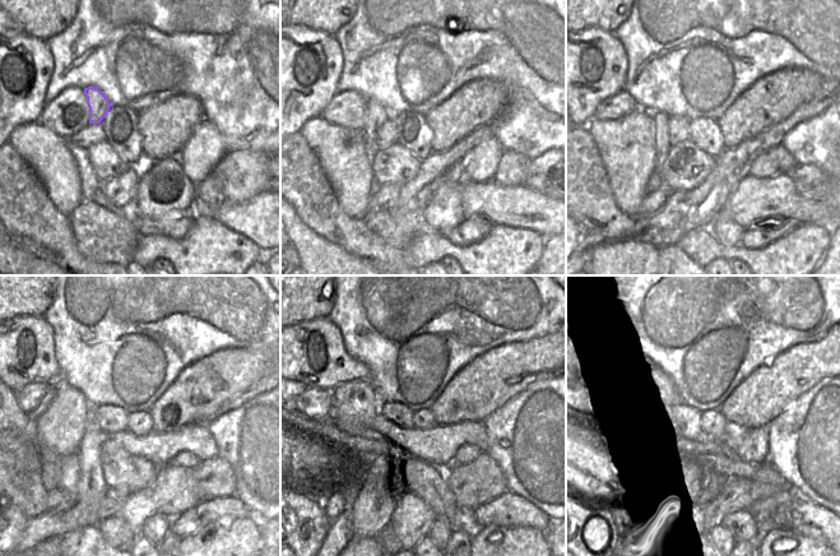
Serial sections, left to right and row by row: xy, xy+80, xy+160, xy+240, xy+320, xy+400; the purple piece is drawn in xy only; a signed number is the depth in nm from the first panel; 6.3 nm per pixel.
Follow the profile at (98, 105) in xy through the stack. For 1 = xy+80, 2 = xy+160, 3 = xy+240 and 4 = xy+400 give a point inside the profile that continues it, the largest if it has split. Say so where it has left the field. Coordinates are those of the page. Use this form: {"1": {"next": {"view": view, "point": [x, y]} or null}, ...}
{"1": {"next": {"view": "xy+80", "point": [376, 115]}}, "2": {"next": {"view": "xy+160", "point": [659, 119]}}, "3": {"next": {"view": "xy+240", "point": [91, 485]}}, "4": {"next": {"view": "xy+400", "point": [640, 522]}}}

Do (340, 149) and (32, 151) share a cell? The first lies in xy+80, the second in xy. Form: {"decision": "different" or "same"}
{"decision": "same"}

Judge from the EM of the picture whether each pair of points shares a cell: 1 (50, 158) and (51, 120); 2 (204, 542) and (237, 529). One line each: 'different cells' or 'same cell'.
1: different cells
2: same cell

